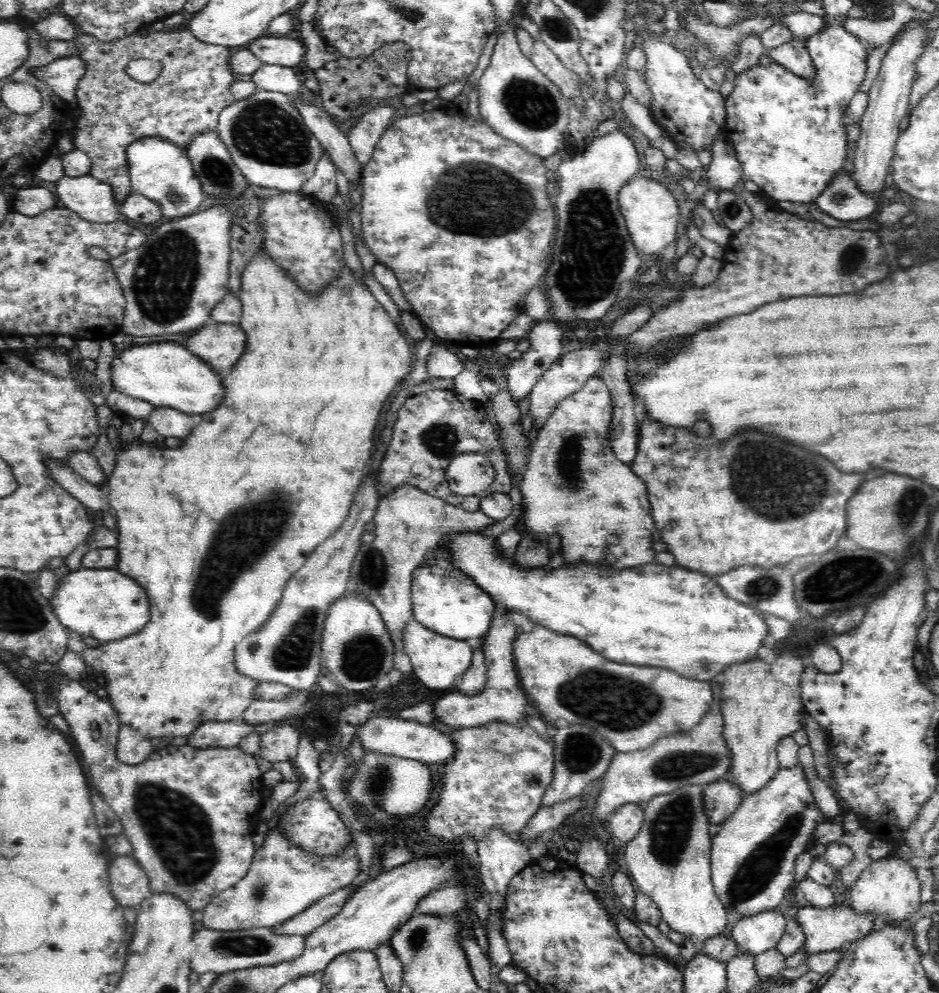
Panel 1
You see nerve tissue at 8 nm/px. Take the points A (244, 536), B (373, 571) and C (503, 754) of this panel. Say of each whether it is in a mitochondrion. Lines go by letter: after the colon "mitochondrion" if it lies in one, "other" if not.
A: mitochondrion
B: mitochondrion
C: mitochondrion

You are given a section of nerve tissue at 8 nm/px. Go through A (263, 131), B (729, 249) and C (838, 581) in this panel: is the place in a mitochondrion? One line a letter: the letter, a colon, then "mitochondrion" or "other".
A: mitochondrion
B: other
C: mitochondrion

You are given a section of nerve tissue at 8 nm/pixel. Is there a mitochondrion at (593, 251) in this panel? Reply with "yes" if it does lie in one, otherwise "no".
yes

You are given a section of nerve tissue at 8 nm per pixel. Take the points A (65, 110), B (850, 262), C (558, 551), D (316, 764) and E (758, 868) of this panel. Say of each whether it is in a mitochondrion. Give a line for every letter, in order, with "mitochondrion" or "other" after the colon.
A: other
B: mitochondrion
C: other
D: other
E: mitochondrion

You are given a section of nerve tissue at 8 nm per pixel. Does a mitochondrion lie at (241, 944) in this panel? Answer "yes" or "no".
yes

